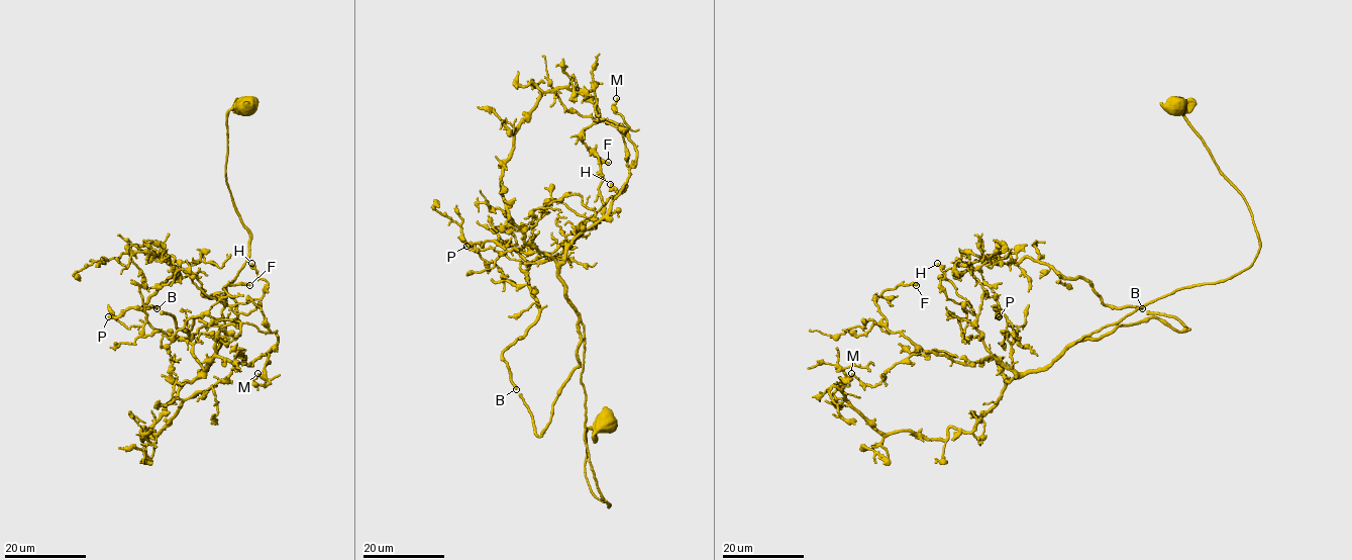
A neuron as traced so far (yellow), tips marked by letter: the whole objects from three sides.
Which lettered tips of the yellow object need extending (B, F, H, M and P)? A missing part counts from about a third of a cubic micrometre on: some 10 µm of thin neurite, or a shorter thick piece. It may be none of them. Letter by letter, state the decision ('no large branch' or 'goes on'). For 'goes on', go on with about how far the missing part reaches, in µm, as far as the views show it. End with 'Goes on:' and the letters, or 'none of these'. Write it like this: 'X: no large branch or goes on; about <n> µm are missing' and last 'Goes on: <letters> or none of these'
B: no large branch
F: no large branch
H: no large branch
M: no large branch
P: no large branch
Goes on: none of these

